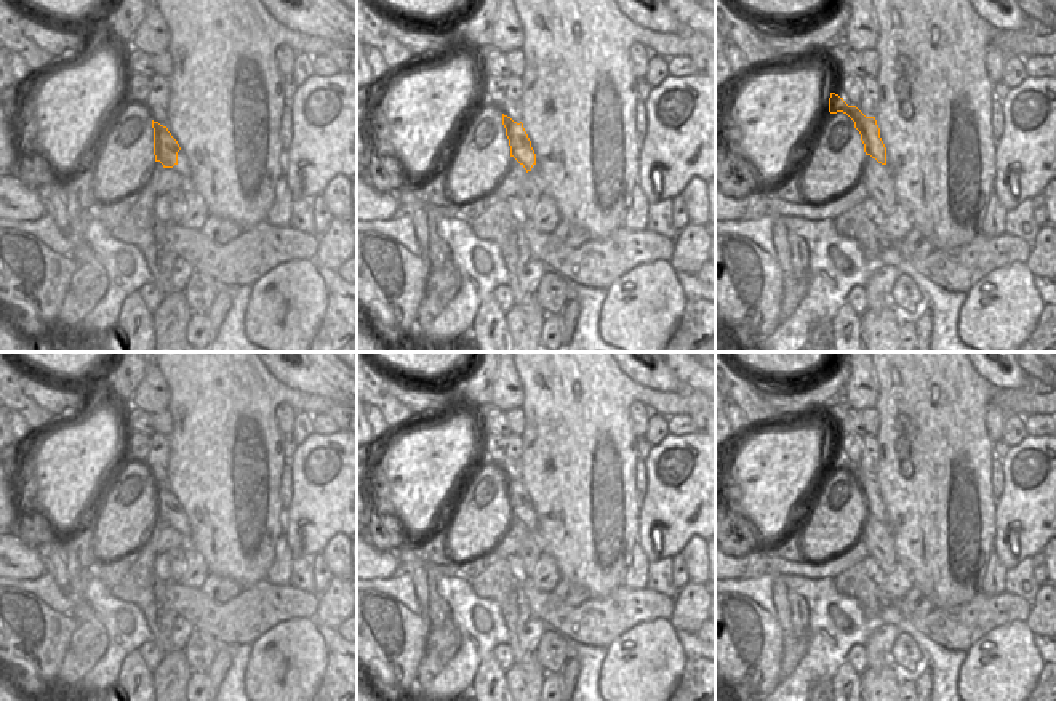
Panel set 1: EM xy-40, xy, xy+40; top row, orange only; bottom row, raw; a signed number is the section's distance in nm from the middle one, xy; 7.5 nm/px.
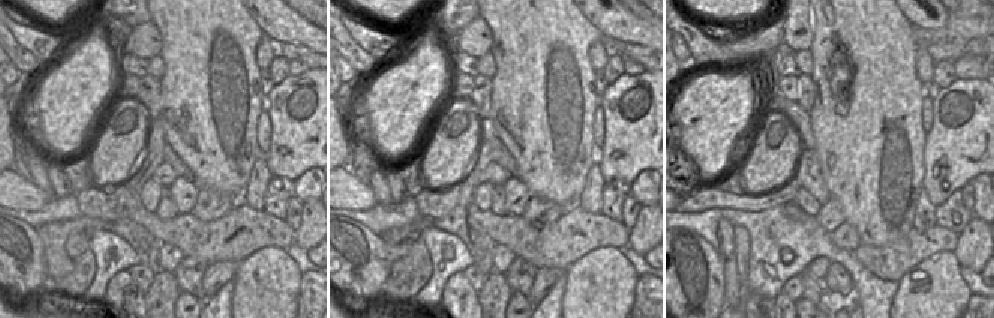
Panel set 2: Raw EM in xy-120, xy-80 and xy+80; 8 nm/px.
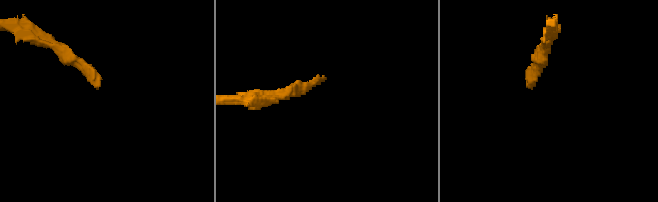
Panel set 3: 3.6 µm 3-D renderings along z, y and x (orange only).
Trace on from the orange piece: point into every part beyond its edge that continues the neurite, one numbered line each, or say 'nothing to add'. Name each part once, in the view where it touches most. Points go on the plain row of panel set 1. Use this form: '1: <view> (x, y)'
1: xy-40 (183, 527)

